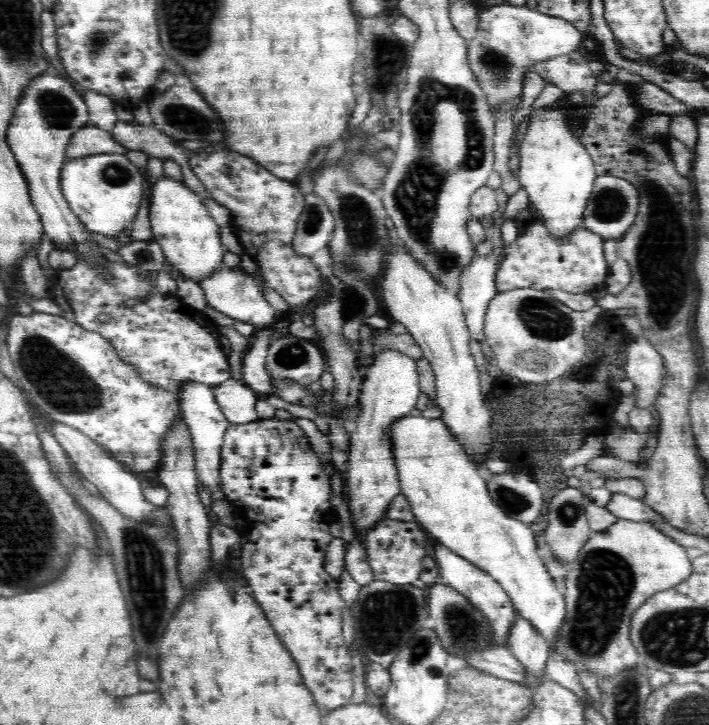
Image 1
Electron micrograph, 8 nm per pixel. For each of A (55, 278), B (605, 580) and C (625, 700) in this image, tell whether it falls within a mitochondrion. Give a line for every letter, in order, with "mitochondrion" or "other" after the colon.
A: other
B: mitochondrion
C: mitochondrion

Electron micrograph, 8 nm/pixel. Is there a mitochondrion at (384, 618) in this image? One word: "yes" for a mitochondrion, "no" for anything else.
yes

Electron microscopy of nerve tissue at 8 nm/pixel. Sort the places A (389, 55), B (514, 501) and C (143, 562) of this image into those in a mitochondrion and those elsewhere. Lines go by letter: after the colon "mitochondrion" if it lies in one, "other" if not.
A: mitochondrion
B: mitochondrion
C: mitochondrion

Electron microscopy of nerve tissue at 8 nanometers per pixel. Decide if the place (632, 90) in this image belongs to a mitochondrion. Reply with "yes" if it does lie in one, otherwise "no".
no

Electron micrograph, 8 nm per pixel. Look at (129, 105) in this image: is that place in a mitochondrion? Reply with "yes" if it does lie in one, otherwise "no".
no

